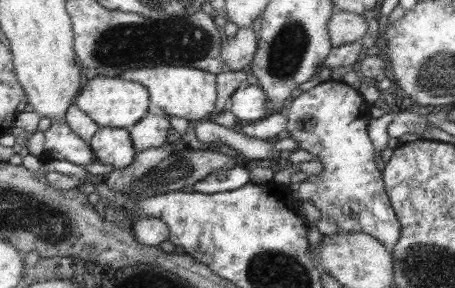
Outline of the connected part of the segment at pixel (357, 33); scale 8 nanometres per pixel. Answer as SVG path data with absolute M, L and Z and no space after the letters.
M337 10L327 26L333 45L344 46L361 42L368 31L365 16Z

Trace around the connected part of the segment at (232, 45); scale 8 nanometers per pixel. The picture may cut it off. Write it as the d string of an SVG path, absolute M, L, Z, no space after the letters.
M239 28L234 36L224 43L222 55L223 63L228 71L241 71L253 61L258 50L258 37L252 28Z

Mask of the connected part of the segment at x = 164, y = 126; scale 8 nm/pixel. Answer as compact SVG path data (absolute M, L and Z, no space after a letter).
M148 113L143 121L129 130L135 150L159 147L166 144L171 125L163 114Z

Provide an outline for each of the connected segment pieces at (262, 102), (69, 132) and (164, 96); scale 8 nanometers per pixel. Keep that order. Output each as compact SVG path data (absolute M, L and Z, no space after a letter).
M249 85L236 91L232 95L232 106L230 112L239 119L243 120L261 120L268 114L268 106L266 106L266 94L262 87L258 85Z
M65 120L52 122L44 131L44 138L44 150L49 160L66 161L84 168L97 161L90 142L76 134Z
M149 66L126 70L119 76L124 81L139 83L148 88L151 102L164 112L188 121L209 120L218 112L217 75L198 67L190 66Z

